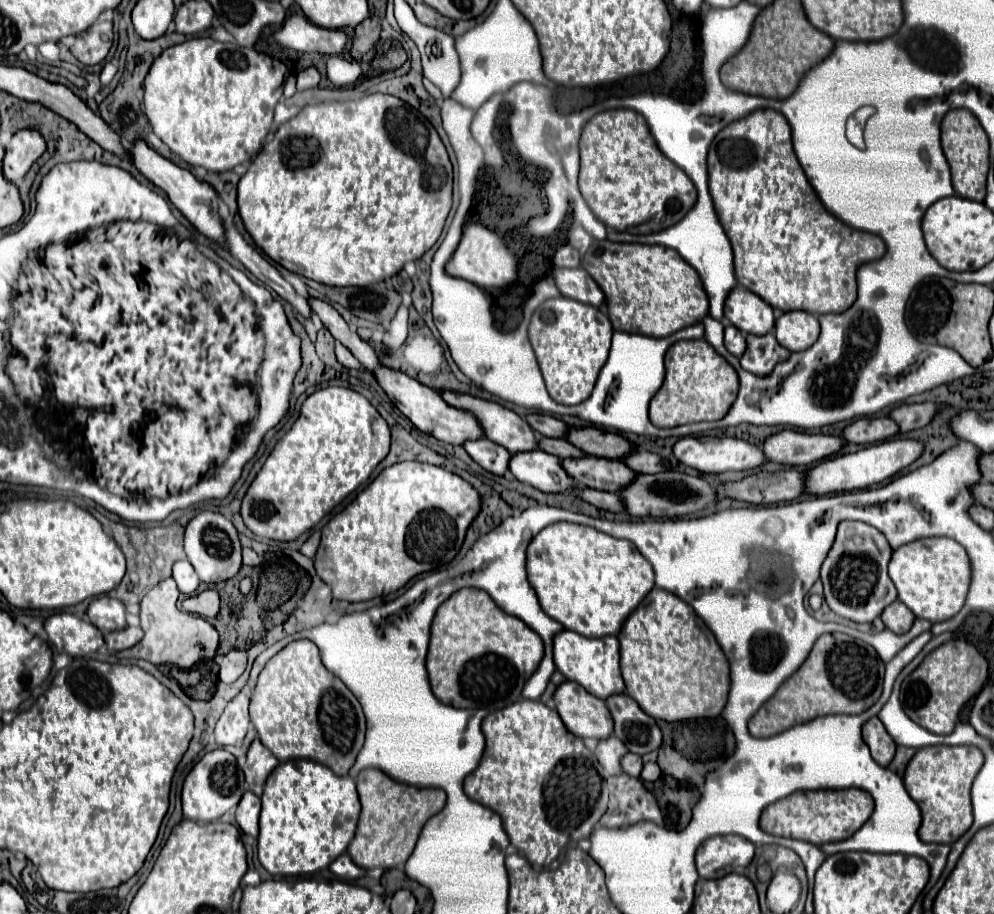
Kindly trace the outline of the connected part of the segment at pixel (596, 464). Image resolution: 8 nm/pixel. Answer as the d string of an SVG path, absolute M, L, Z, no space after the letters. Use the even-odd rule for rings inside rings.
M584 456L580 460L568 458L562 462L562 466L580 486L604 492L620 492L620 488L632 484L632 480L638 476L622 460L608 460L596 456Z

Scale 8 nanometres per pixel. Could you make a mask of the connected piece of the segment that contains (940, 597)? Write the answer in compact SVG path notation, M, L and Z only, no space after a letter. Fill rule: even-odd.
M920 538L894 550L890 560L890 578L898 590L898 600L904 602L916 618L944 622L960 612L970 588L972 568L962 544L952 538Z

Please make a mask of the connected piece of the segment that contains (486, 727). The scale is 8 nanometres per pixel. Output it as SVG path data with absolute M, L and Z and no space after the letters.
M522 700L488 714L482 722L482 732L486 736L486 752L480 766L464 780L464 792L500 814L512 846L524 852L530 864L552 866L564 846L572 842L572 832L582 830L582 836L588 838L606 812L608 794L594 754L578 736L568 732L556 710L538 700Z

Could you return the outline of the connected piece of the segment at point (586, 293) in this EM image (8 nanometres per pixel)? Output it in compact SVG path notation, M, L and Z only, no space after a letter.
M554 268L552 276L564 296L596 308L602 308L606 304L606 296L602 288L594 284L592 276L584 268L572 268L572 270Z

